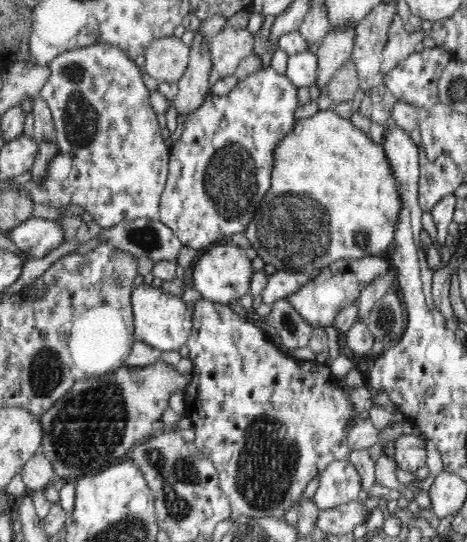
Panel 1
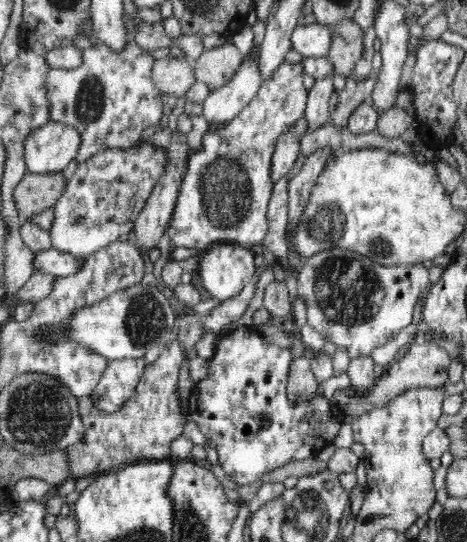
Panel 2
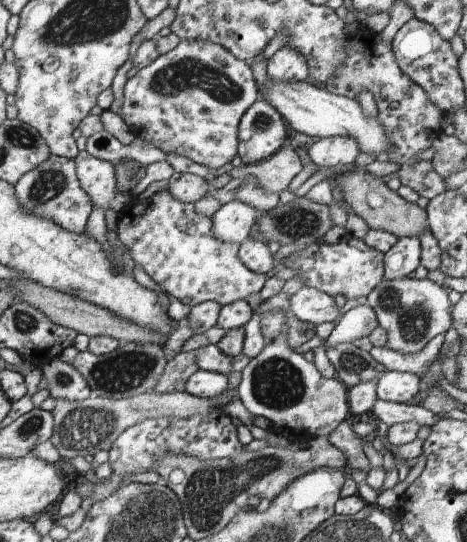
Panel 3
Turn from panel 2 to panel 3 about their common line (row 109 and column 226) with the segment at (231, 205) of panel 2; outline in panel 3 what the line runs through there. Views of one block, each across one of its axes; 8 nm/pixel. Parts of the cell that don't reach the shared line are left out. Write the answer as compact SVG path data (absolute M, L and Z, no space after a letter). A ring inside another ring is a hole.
M168 190L160 191L149 198L140 199L134 196L132 203L120 212L118 236L135 264L140 266L158 286L170 296L191 307L204 301L218 302L220 306L232 305L236 301L258 294L264 288L266 276L249 269L242 262L239 252L241 246L234 242L222 242L214 231L213 220L197 211L194 203L182 202L174 198Z

